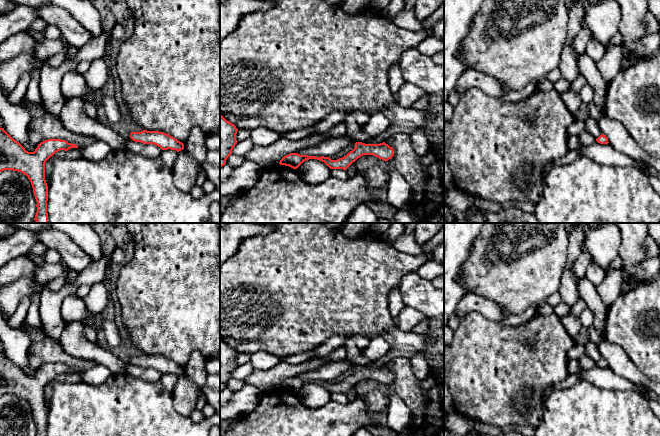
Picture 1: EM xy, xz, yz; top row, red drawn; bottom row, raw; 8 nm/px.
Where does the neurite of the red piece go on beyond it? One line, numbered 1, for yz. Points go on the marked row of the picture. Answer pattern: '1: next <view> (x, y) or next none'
1: next none

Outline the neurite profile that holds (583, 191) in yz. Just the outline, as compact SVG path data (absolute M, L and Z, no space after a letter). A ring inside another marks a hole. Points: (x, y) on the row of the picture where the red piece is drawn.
M582 156L567 165L553 167L545 176L542 198L535 204L538 223L660 223L660 195L651 186L646 172L633 166L602 165Z

